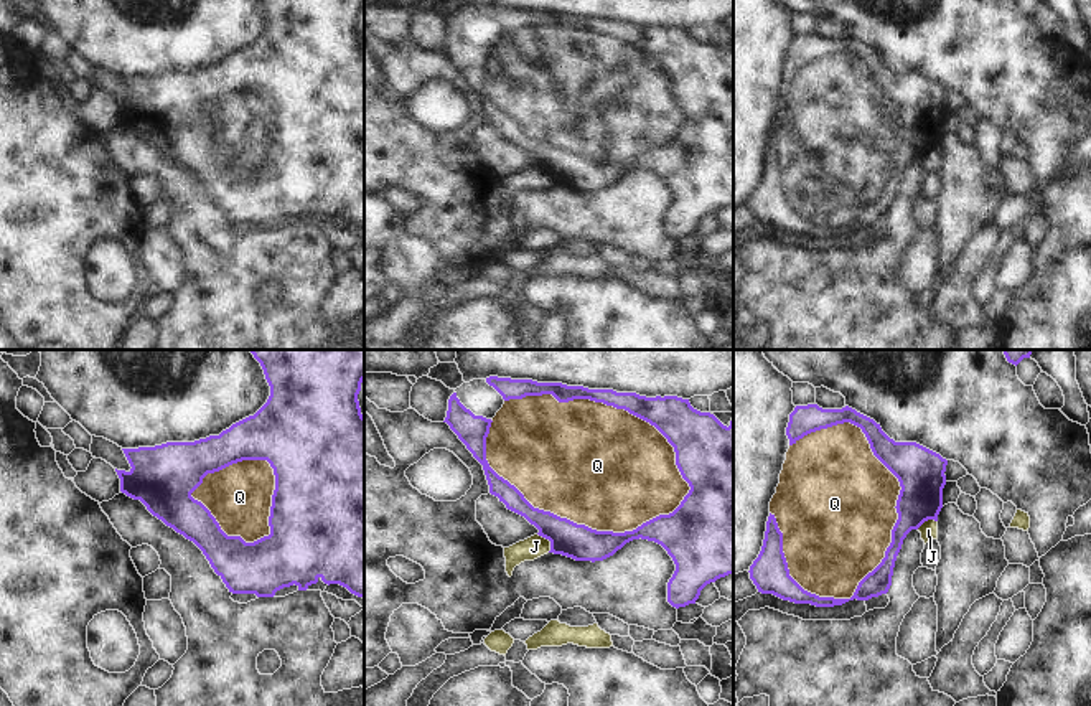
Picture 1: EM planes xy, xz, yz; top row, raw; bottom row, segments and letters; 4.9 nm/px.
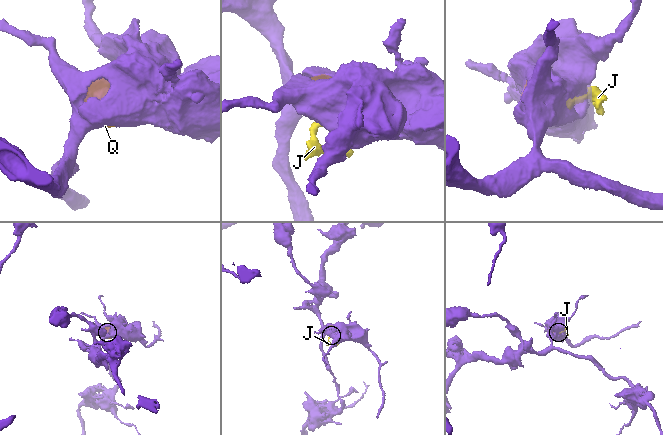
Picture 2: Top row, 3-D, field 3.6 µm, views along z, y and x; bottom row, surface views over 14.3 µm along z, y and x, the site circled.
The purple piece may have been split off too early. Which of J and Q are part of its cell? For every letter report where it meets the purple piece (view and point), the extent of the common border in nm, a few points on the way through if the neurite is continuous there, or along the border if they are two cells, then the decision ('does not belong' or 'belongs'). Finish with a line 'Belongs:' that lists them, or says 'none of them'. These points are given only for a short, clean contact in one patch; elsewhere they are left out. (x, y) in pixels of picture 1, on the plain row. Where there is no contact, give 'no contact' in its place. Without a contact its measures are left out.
J: meets purple in xz at (549, 170); contact 110 nm long; border along xz (538, 164), (549, 172), (549, 182); does not belong
Q: meets purple in xz at (569, 150); contact 1050 nm long; belongs
Belongs: Q

